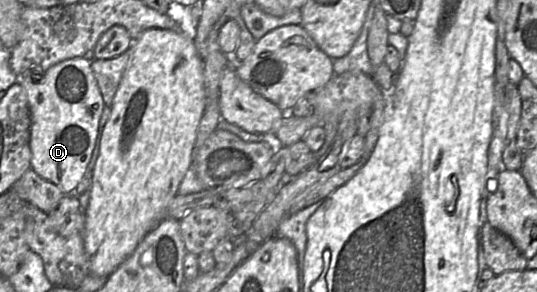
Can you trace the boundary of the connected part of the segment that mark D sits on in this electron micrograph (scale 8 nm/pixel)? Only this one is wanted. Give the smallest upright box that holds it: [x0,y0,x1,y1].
[17,57,105,194]

